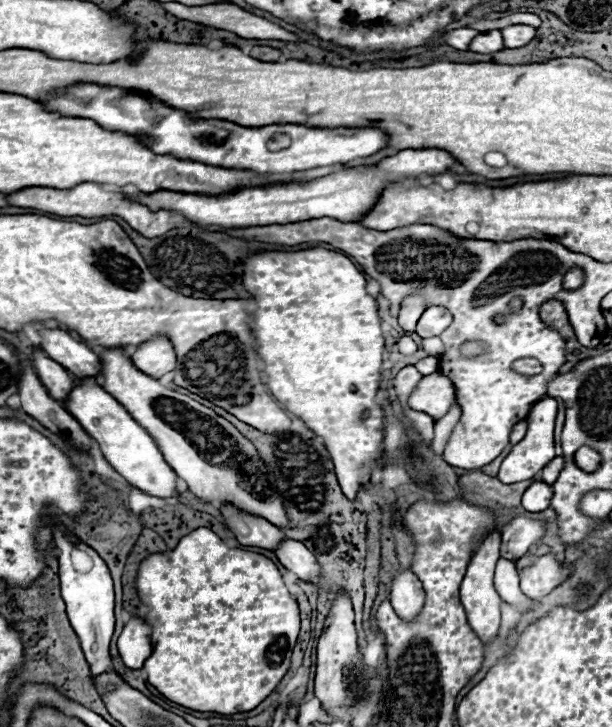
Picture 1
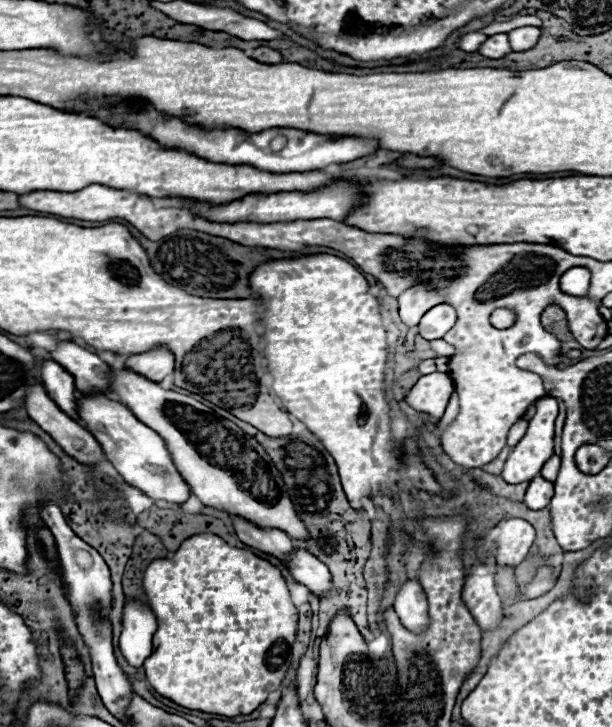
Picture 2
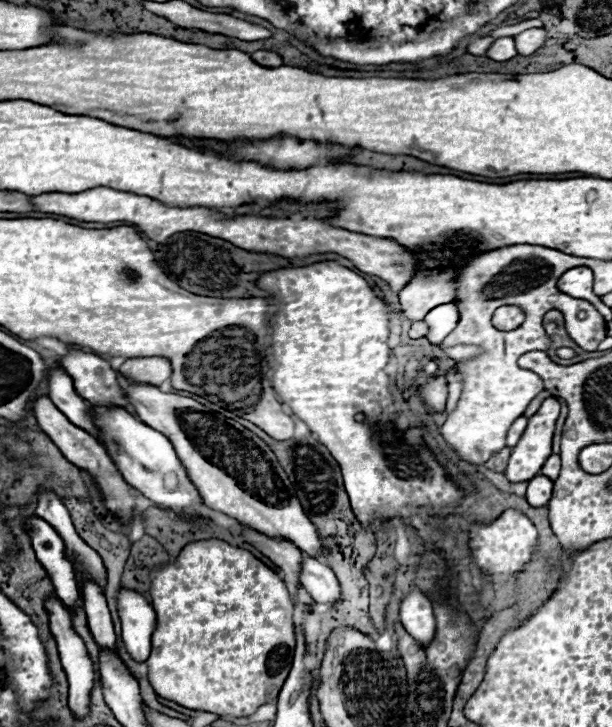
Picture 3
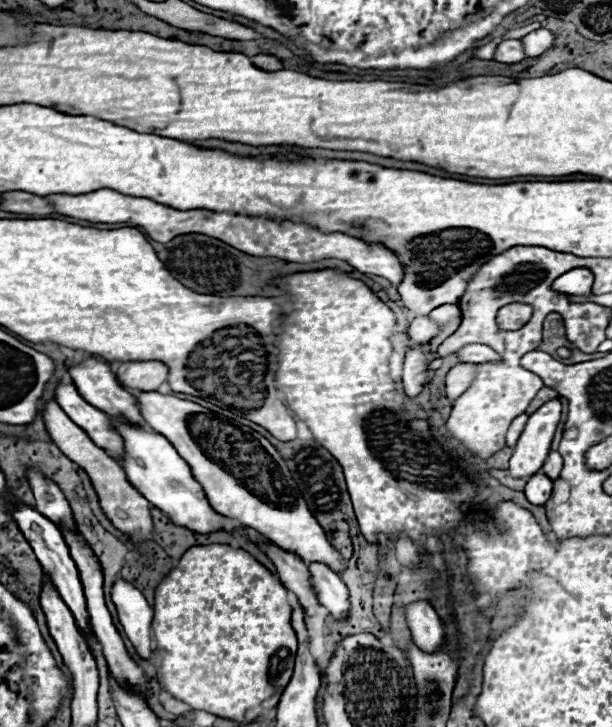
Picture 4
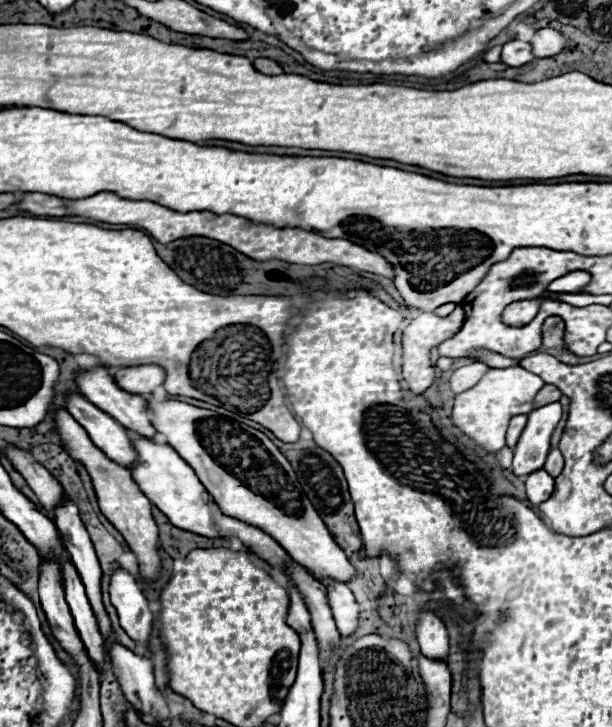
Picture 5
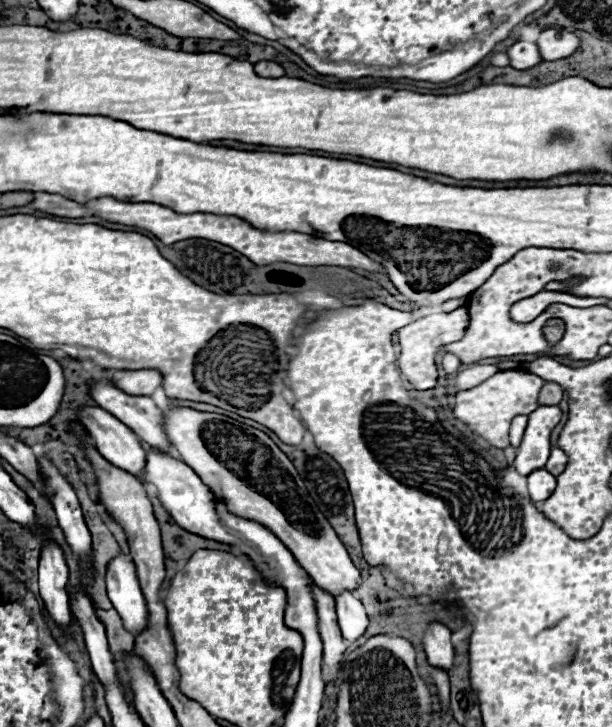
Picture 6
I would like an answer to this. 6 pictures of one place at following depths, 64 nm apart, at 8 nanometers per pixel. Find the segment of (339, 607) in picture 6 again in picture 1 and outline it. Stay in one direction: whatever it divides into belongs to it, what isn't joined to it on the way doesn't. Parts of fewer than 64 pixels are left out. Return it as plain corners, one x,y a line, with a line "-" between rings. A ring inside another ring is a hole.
284,540
284,544
276,548
276,556
280,564
290,572
294,572
300,580
312,584
318,582
322,574
322,566
316,562
316,556
298,540

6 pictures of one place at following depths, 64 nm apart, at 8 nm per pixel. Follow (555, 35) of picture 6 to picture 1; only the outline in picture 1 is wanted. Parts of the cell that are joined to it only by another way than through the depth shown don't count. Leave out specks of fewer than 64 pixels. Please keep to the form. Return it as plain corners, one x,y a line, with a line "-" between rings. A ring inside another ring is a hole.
508,26
508,28
502,28
502,34
504,34
504,44
508,48
516,48
516,46
526,46
536,36
536,28
532,28
532,26

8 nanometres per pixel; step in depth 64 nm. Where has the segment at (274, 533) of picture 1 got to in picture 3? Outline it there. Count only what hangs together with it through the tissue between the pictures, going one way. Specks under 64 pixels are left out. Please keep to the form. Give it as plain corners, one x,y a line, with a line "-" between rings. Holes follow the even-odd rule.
244,528
244,538
258,548
264,556
268,556
280,570
280,578
294,590
300,590
300,566
302,566
302,552
296,550
290,542
278,540
278,538
268,538
252,528

